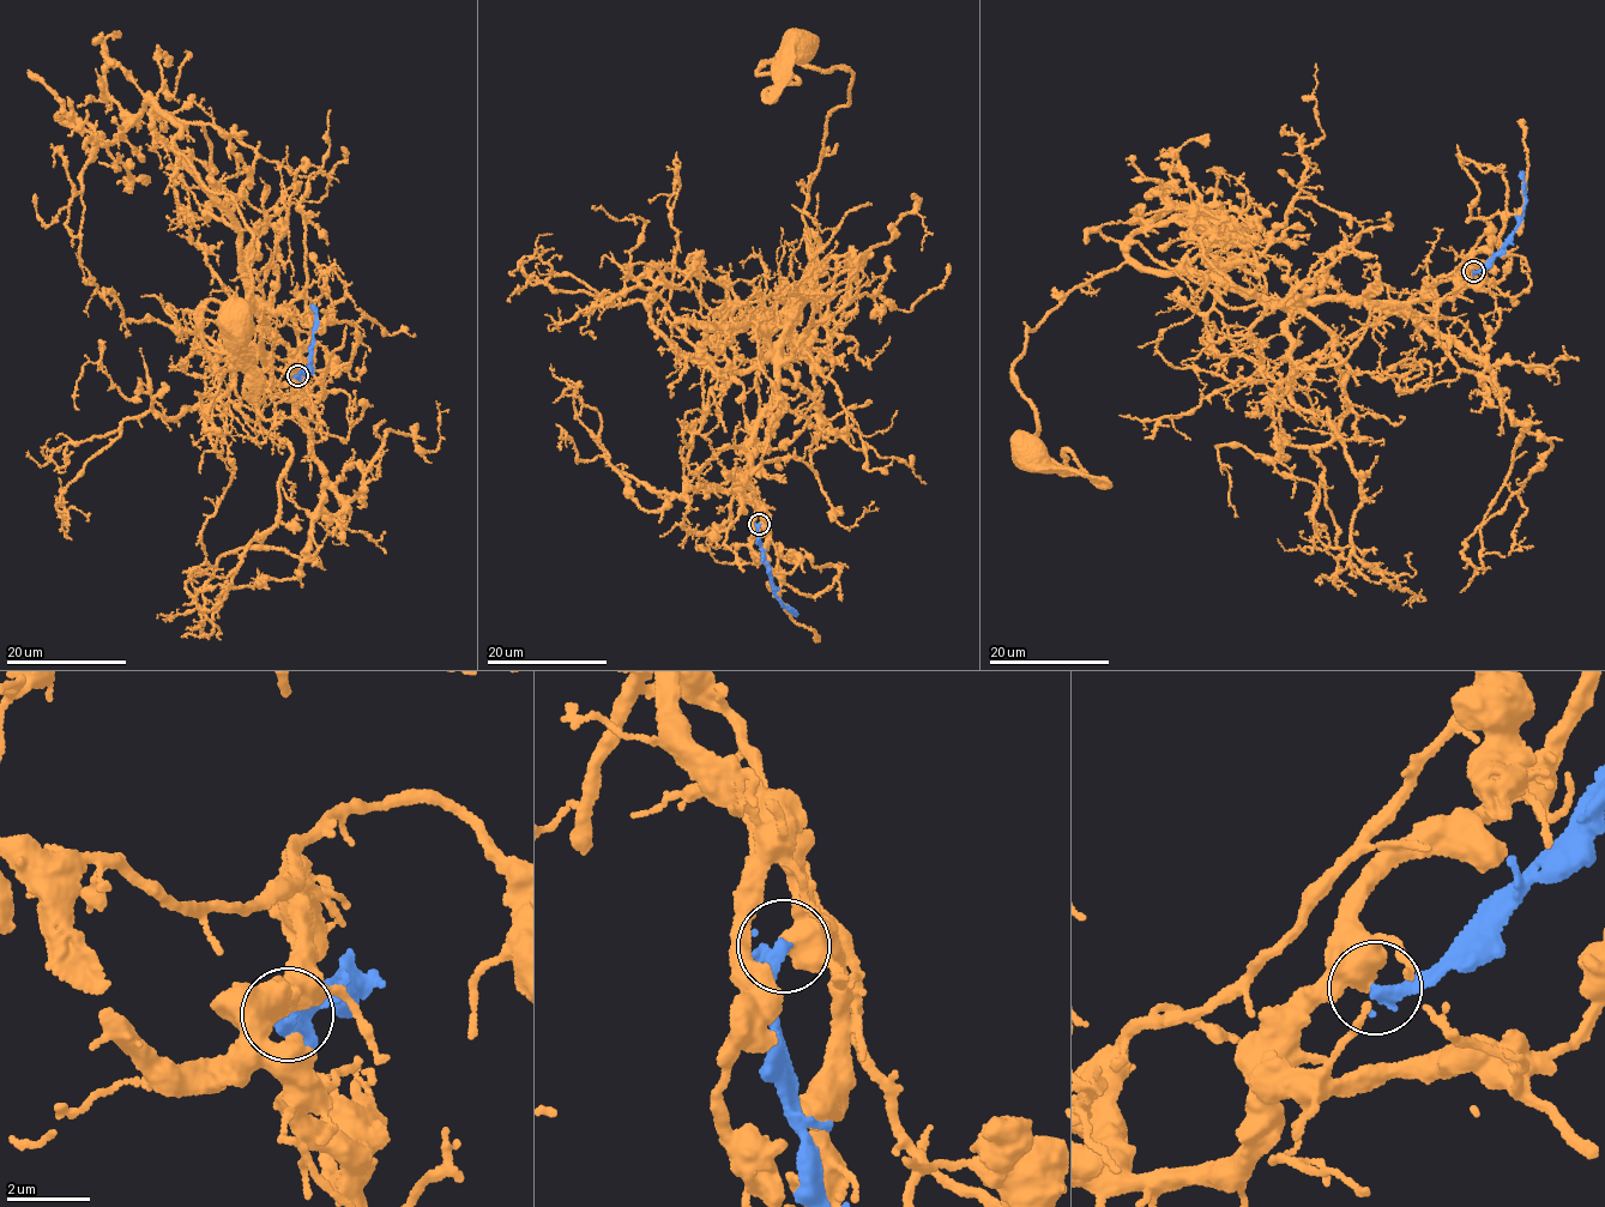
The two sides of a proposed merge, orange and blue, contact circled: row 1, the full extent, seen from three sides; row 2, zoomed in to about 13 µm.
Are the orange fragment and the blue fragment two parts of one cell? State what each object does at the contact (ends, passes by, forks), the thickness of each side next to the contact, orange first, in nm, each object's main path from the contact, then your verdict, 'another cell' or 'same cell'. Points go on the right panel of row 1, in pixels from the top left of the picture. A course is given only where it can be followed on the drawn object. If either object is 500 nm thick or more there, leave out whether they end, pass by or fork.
orange passes by; blue ends; calibres 440 and 340 nm; course orange (1472, 271), (1397, 306), (1265, 300), (1128, 263), (1027, 327), (1013, 375), (1035, 440), (1080, 468), (1025, 451); course blue (1472, 271), (1482, 270), (1491, 260), (1518, 224), (1525, 203), (1522, 172); another cell

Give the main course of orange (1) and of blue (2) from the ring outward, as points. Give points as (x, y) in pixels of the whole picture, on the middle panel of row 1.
1: (760, 524), (747, 442), (809, 294), (803, 212), (851, 73), (758, 73), (794, 84), (800, 43)
2: (760, 524), (760, 545), (773, 585), (795, 616)

